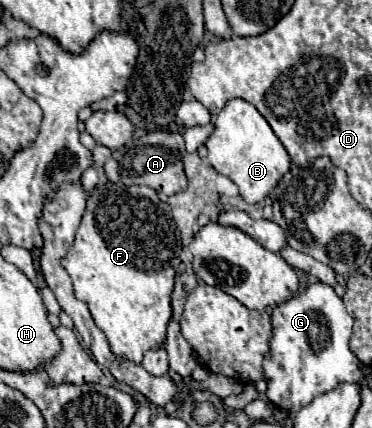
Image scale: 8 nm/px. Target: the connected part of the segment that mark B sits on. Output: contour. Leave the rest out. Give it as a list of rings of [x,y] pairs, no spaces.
[[[230,99],[216,115],[214,131],[206,139],[206,149],[206,159],[210,165],[218,173],[230,177],[238,185],[242,199],[248,203],[260,203],[264,197],[268,197],[268,193],[282,179],[284,171],[290,169],[288,151],[280,139],[276,139],[272,127],[268,127],[268,121],[258,113],[258,109],[244,99]]]

